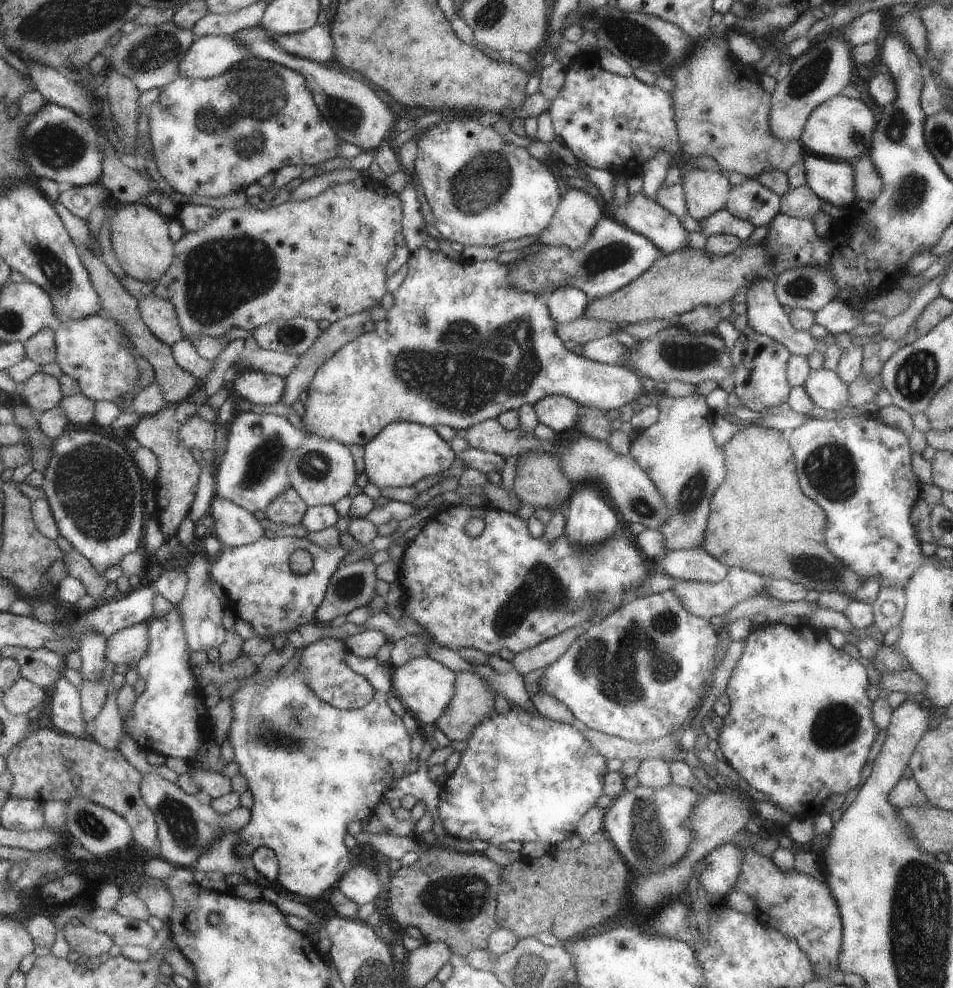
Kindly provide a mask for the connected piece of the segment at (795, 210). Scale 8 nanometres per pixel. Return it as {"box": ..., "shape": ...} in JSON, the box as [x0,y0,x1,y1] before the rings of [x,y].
{"box":[781,185,821,220],"shape":[[[808,185],[790,187],[781,196],[781,212],[785,215],[813,220],[813,216],[819,210],[821,210],[821,200]]]}

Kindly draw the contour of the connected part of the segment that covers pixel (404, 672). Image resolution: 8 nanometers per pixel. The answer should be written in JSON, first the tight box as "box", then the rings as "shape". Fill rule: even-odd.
{"box":[393,655,457,726],"shape":[[[424,655],[413,658],[404,666],[395,668],[393,675],[395,694],[402,700],[406,709],[416,714],[423,726],[438,724],[455,697],[457,672],[450,670],[442,662]]]}

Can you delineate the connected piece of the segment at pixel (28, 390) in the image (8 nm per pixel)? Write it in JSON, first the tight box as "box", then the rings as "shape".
{"box":[20,372,66,413],"shape":[[[41,372],[22,385],[20,394],[38,413],[55,409],[66,397],[60,379]]]}

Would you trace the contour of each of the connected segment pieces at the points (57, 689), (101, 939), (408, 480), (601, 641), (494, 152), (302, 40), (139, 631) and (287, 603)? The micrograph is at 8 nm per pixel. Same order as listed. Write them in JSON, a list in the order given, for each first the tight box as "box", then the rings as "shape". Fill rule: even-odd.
[{"box":[51,676,92,736],"shape":[[[63,676],[51,690],[51,719],[57,728],[76,736],[91,736],[92,730],[84,718],[80,684],[72,684]]]},{"box":[62,922,122,957],"shape":[[[68,922],[62,930],[72,950],[82,955],[99,957],[109,954],[110,957],[117,957],[121,954],[122,947],[115,944],[115,938],[111,934],[100,932],[84,922],[81,925]]]},{"box":[365,421,456,488],"shape":[[[398,421],[388,425],[374,441],[365,446],[366,474],[378,488],[388,486],[414,486],[426,476],[442,474],[456,462],[456,452],[450,441],[444,440],[436,427],[429,427],[410,421]]]},{"box":[540,590,719,743],"shape":[[[672,590],[638,596],[634,600],[620,605],[614,612],[592,624],[556,662],[548,665],[546,673],[540,678],[540,682],[549,694],[553,694],[568,707],[577,723],[589,729],[637,743],[656,740],[664,735],[670,735],[682,725],[686,725],[693,720],[697,707],[701,702],[701,695],[705,692],[705,687],[713,676],[719,636],[708,620],[707,618],[693,615],[683,605],[680,597],[674,594]]]},{"box":[415,118,564,247],"shape":[[[456,118],[448,122],[438,122],[434,127],[430,127],[424,131],[418,139],[418,154],[415,162],[415,172],[421,180],[421,184],[425,189],[425,195],[431,205],[435,222],[439,231],[448,241],[460,242],[466,247],[474,245],[494,247],[507,240],[518,239],[522,236],[536,236],[548,226],[559,200],[562,198],[564,190],[560,192],[560,184],[554,177],[554,174],[549,166],[538,162],[536,158],[532,158],[528,154],[526,147],[518,147],[510,142],[507,142],[495,129],[494,125],[480,123],[477,118]]]},{"box":[266,16,337,63],"shape":[[[330,16],[325,23],[316,25],[303,33],[277,35],[266,31],[266,34],[276,39],[292,54],[319,63],[328,62],[335,57],[337,51],[333,37],[334,20],[334,16]]]},{"box":[109,622,151,665],"shape":[[[141,622],[127,629],[122,629],[109,639],[109,662],[137,665],[148,652],[151,645],[151,622]]]},{"box":[212,535,352,639],"shape":[[[266,535],[258,542],[249,545],[242,545],[241,547],[223,546],[218,554],[217,563],[213,565],[212,573],[216,582],[226,590],[229,599],[233,601],[232,606],[237,616],[250,622],[256,635],[274,639],[276,634],[284,634],[284,632],[290,636],[290,634],[316,620],[317,612],[326,598],[330,581],[334,578],[336,571],[340,570],[340,564],[348,556],[348,553],[352,552],[342,544],[327,549],[308,538],[303,539],[290,535],[269,537]],[[300,548],[306,548],[314,558],[313,569],[305,575],[296,574],[290,566],[290,560],[292,560],[294,552],[300,550]]]}]

